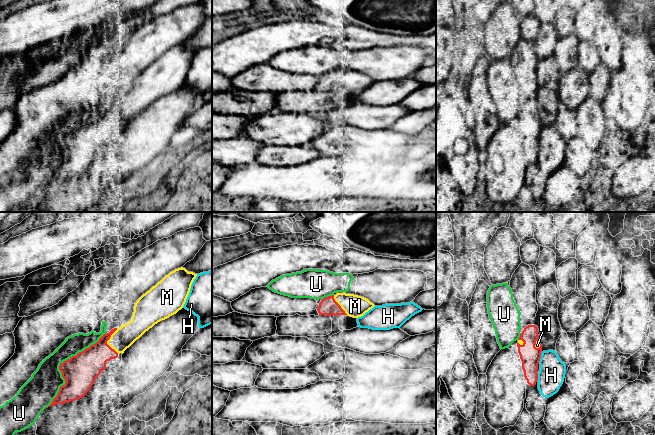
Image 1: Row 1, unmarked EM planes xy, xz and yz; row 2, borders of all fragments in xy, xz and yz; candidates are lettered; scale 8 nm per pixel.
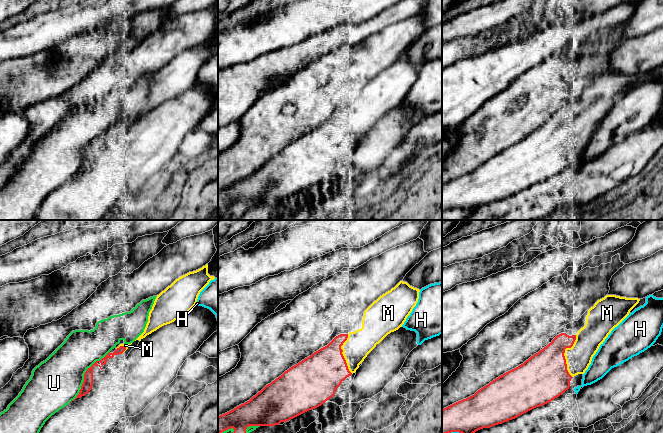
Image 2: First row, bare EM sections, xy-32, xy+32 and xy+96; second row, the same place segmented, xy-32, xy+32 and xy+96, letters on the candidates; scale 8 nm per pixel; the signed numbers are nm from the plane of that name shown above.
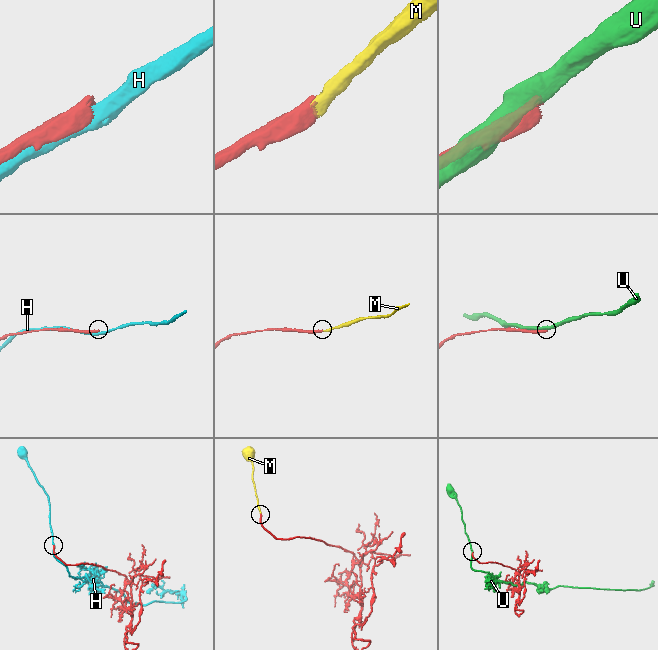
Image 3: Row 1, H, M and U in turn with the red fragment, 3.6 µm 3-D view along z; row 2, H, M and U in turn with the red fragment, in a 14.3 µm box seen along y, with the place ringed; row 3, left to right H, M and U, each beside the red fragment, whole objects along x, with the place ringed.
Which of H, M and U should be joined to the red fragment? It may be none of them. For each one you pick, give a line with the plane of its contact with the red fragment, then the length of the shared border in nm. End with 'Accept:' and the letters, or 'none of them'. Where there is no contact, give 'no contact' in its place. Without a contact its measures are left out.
M: meets red in xy; contact 200 nm long
Accept: M

